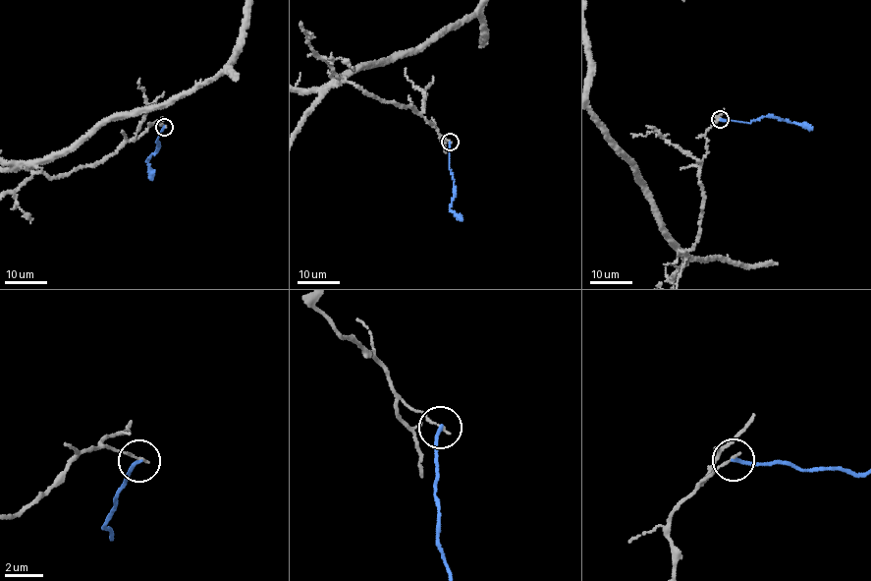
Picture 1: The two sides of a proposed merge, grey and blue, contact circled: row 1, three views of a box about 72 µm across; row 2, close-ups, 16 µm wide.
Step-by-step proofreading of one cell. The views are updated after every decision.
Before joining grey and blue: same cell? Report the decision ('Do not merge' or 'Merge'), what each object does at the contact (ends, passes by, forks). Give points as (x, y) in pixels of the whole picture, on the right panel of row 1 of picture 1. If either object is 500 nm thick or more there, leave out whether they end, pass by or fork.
Do not merge. At the ring grey ends. At the ring blue ends

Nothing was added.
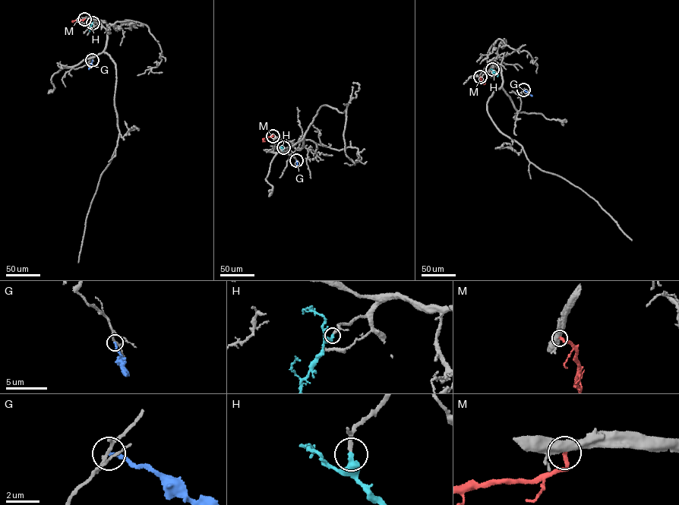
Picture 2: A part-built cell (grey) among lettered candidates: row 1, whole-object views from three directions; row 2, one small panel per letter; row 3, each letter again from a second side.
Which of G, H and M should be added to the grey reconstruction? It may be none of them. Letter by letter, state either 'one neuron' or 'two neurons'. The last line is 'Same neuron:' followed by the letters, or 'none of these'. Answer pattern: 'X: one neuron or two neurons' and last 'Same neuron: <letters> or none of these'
G: two neurons
H: one neuron
M: two neurons
Same neuron: H

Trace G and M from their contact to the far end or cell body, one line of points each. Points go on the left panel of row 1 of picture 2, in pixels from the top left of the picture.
G: (92, 60), (89, 69)
M: (84, 18), (74, 21)

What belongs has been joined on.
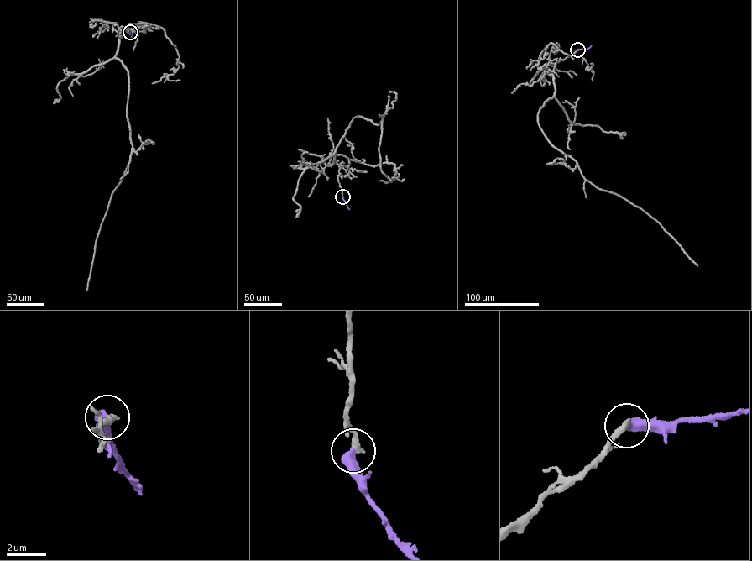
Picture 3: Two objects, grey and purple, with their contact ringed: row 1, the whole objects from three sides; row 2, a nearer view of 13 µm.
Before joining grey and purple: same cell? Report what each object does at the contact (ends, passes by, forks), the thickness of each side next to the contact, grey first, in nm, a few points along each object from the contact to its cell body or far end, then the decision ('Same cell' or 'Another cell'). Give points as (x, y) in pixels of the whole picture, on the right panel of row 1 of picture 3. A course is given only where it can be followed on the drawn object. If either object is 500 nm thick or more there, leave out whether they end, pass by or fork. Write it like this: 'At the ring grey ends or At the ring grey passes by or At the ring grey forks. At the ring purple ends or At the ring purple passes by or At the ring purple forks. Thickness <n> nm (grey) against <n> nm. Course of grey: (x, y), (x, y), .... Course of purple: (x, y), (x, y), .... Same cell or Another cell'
Thickness 320 nm (grey) against 500 nm. Course of grey: (577, 49), (539, 69), (550, 72), (555, 91), (539, 110), (542, 132), (586, 179), (655, 219), (697, 266). Course of purple: (577, 49), (587, 49), (591, 45). Same cell

